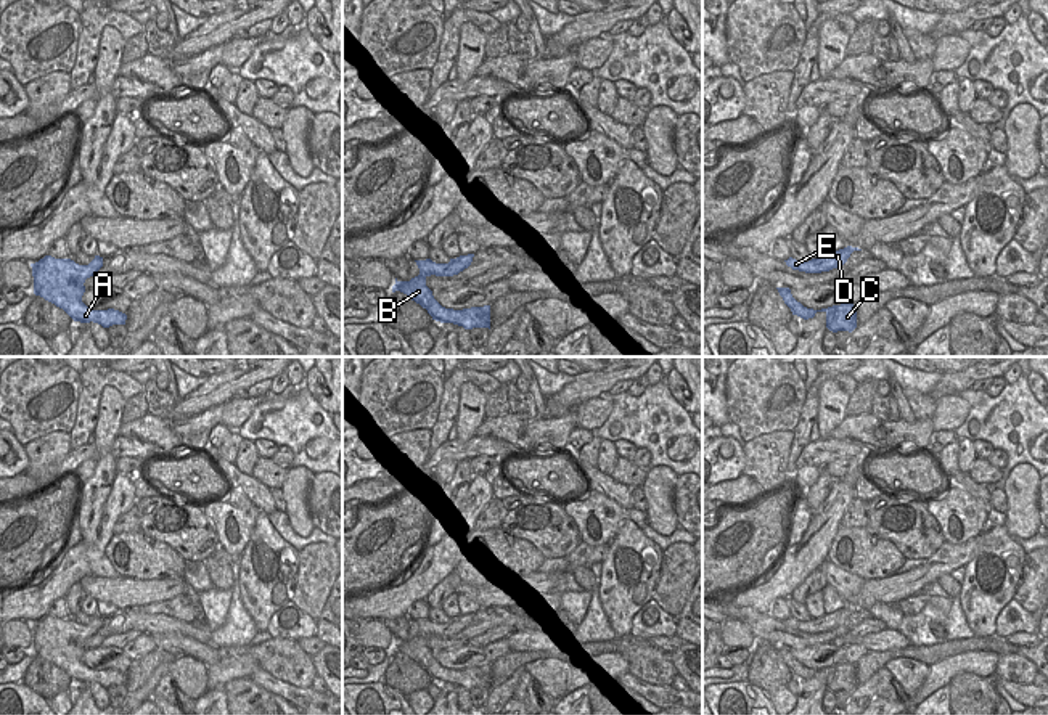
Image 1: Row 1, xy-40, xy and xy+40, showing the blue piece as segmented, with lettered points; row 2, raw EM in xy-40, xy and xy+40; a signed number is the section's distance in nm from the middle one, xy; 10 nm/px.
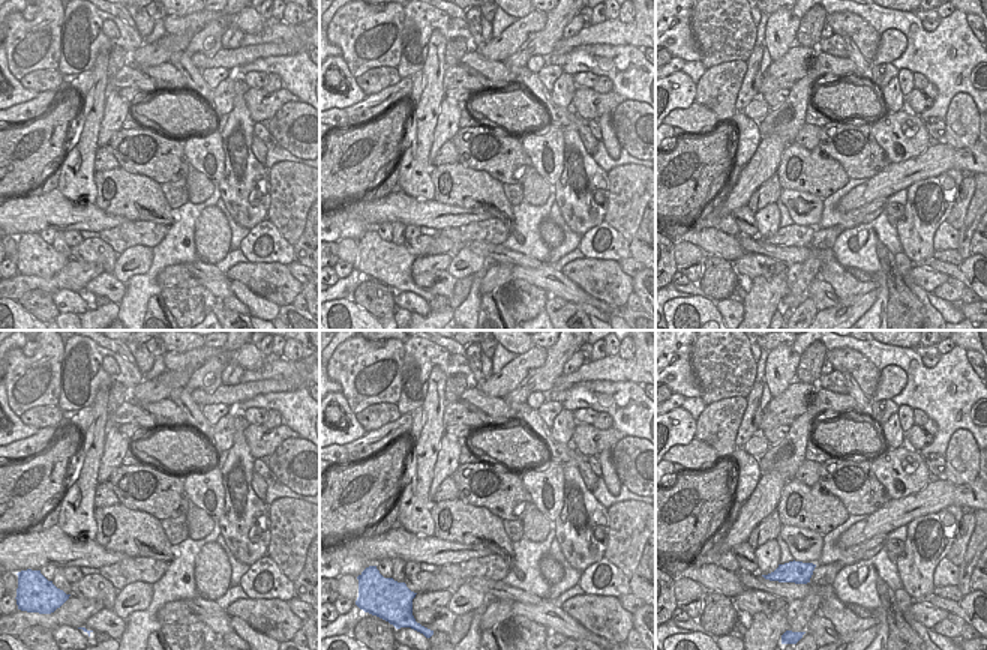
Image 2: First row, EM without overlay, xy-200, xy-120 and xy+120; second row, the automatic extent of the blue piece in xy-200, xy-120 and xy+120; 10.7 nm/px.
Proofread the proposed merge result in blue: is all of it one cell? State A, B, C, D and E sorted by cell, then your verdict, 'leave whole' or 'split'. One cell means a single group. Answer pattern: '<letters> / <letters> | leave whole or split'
A B C D E | leave whole

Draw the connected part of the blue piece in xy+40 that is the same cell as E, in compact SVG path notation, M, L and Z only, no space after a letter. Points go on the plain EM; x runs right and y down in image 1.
M847 606L833 614L825 614L823 617L812 619L809 622L799 622L792 617L789 617L784 622L792 630L799 630L799 631L805 631L805 633L821 633L821 631L829 631L833 628L844 625L854 611L862 611L862 609Z

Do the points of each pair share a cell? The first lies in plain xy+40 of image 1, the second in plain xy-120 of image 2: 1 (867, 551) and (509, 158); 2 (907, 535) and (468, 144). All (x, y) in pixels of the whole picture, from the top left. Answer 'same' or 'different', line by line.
1: different
2: same

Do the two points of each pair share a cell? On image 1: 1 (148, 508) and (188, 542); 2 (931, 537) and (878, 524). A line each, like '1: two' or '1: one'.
1: one
2: one

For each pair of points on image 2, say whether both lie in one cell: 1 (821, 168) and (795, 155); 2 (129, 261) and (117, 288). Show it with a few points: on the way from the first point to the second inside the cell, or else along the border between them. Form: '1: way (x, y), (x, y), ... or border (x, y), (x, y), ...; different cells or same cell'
1: way (815, 168), (801, 158); same cell
2: border (111, 273), (123, 284); different cells

